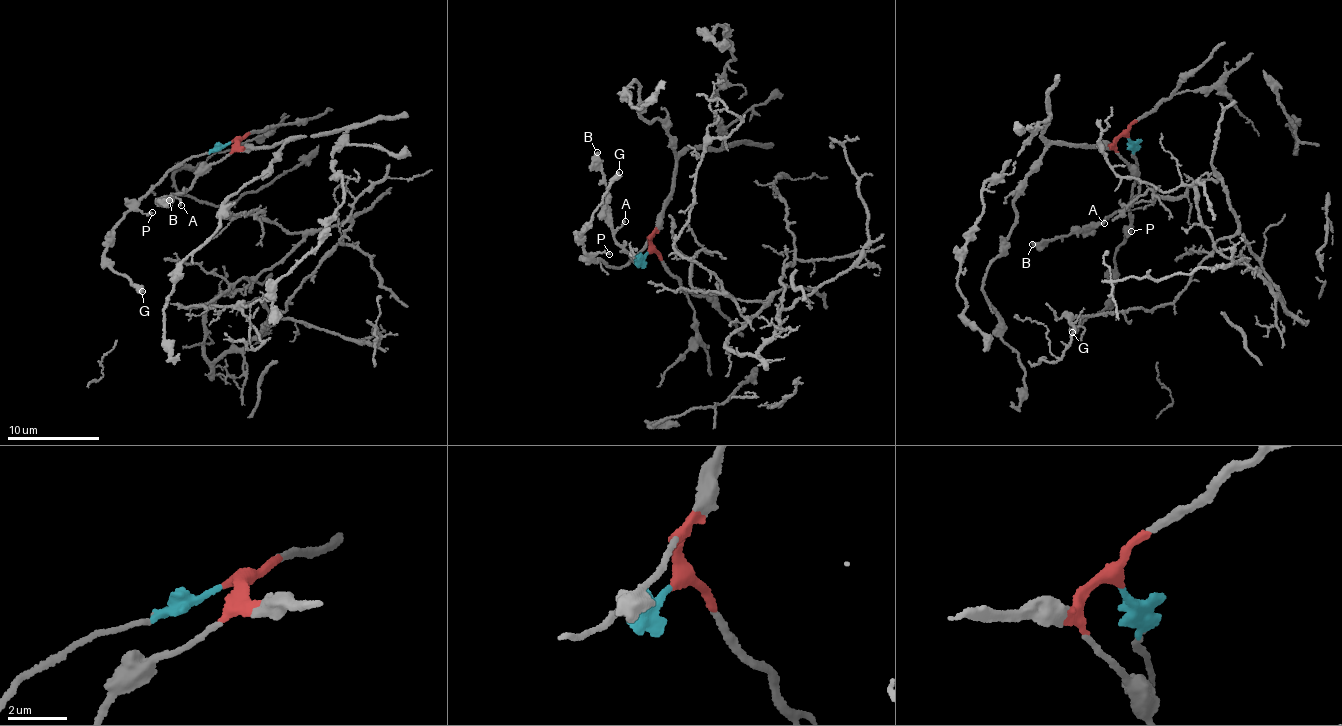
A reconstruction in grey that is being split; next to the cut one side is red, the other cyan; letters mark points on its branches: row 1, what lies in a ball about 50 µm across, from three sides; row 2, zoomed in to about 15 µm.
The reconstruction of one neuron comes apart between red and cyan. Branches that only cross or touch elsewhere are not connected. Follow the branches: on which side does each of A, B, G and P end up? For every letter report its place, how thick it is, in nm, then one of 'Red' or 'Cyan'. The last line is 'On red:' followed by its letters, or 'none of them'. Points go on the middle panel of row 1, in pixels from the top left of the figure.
A: Place: (625, 221). Thickness 130 nm. Red
B: Place: (597, 152). Thickness 440 nm. Red
G: Place: (619, 172). Thickness 480 nm. Cyan
P: Place: (609, 254). Thickness 160 nm. Cyan
On red: A, B

